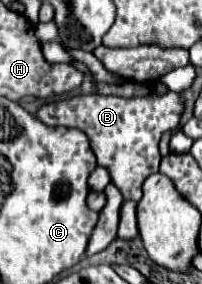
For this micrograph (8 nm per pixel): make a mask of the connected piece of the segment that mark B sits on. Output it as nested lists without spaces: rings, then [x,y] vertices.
[[[168,91],[164,95],[144,95],[144,97],[116,97],[116,95],[76,95],[58,101],[44,103],[34,115],[38,121],[50,127],[74,127],[86,133],[90,147],[96,155],[98,167],[108,169],[110,183],[120,189],[124,199],[140,201],[142,183],[148,175],[158,171],[160,151],[158,143],[164,131],[178,131],[180,117],[184,113],[182,93]]]

